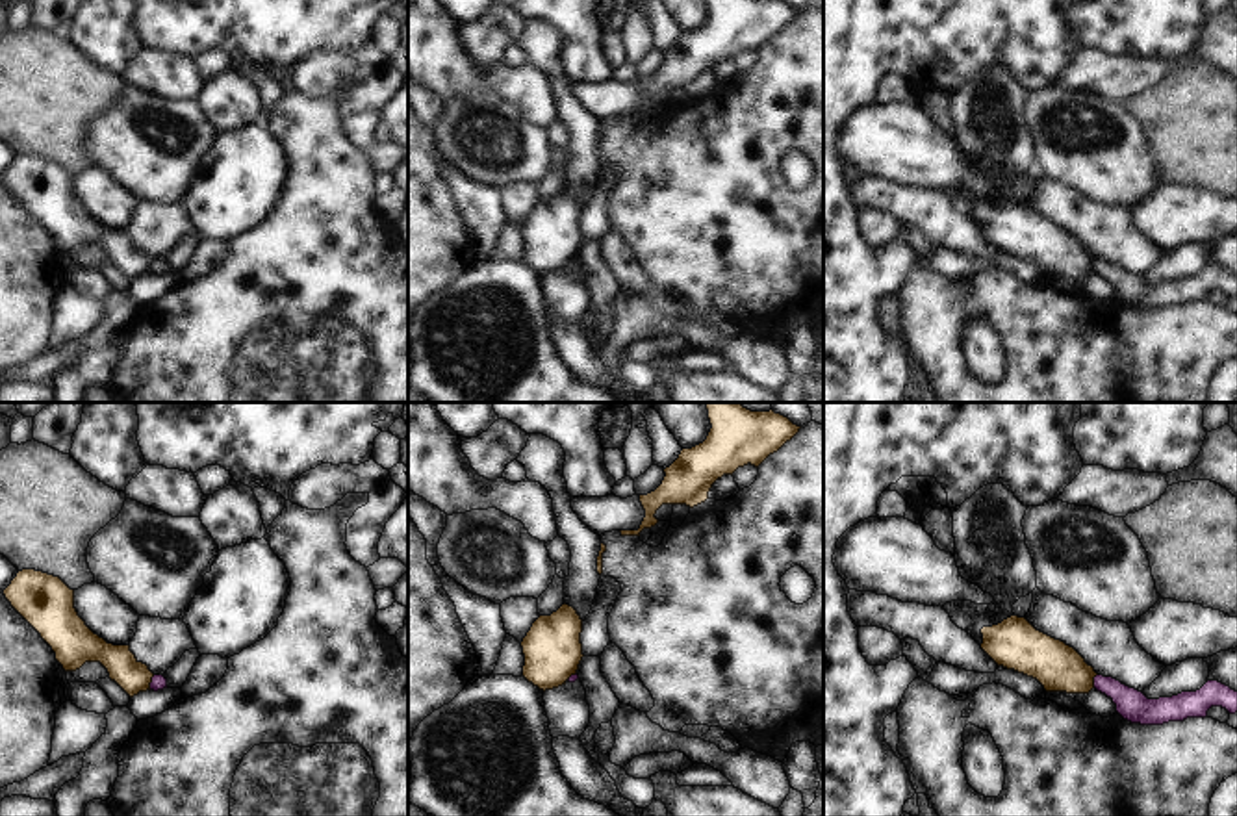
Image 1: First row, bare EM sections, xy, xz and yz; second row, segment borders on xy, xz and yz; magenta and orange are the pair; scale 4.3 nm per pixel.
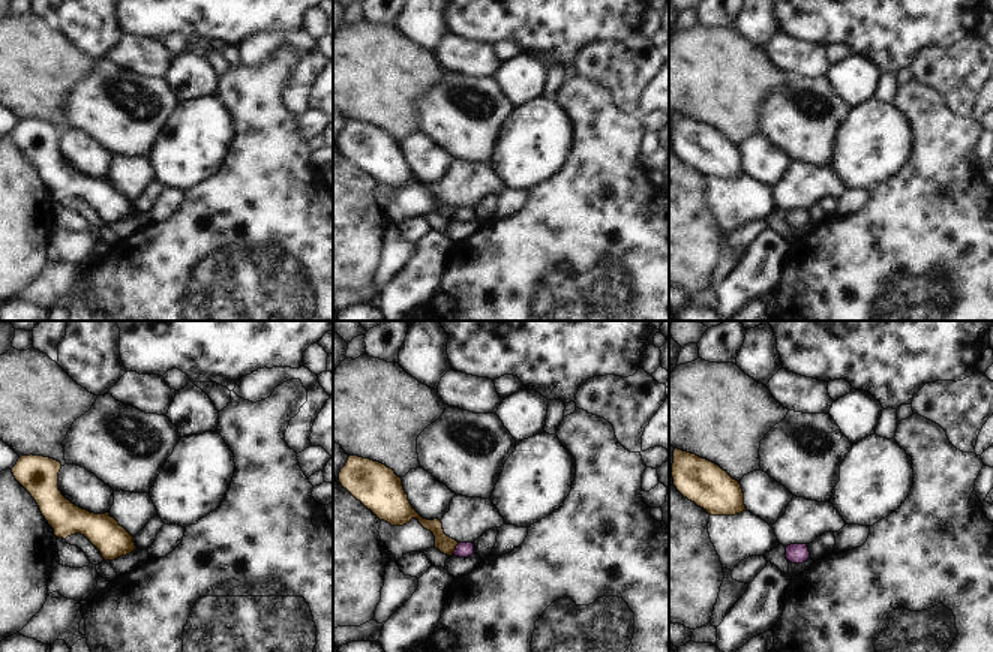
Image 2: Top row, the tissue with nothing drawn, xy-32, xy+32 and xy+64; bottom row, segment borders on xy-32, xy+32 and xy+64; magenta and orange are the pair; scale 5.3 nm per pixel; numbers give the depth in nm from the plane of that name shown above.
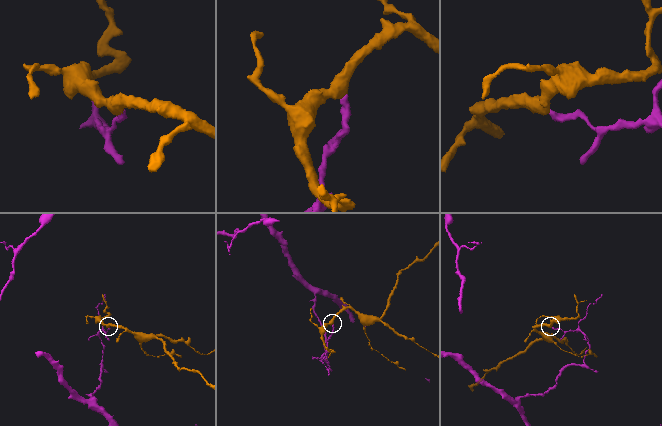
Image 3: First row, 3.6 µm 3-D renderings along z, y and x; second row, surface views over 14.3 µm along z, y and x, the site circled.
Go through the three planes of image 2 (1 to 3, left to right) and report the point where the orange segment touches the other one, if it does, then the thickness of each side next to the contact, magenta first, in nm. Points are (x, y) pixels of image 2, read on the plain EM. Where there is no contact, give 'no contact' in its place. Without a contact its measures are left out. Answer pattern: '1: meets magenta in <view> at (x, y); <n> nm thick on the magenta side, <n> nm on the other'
1: no contact
2: meets magenta in xy+32 at (456, 213); 80 nm thick on the magenta side, 90 nm on the other
3: no contact

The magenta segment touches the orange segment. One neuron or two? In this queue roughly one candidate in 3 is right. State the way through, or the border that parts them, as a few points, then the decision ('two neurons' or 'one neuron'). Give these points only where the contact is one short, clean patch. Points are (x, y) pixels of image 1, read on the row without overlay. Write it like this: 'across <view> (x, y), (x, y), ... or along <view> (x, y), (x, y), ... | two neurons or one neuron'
along xy (154, 260), (149, 273) | two neurons

